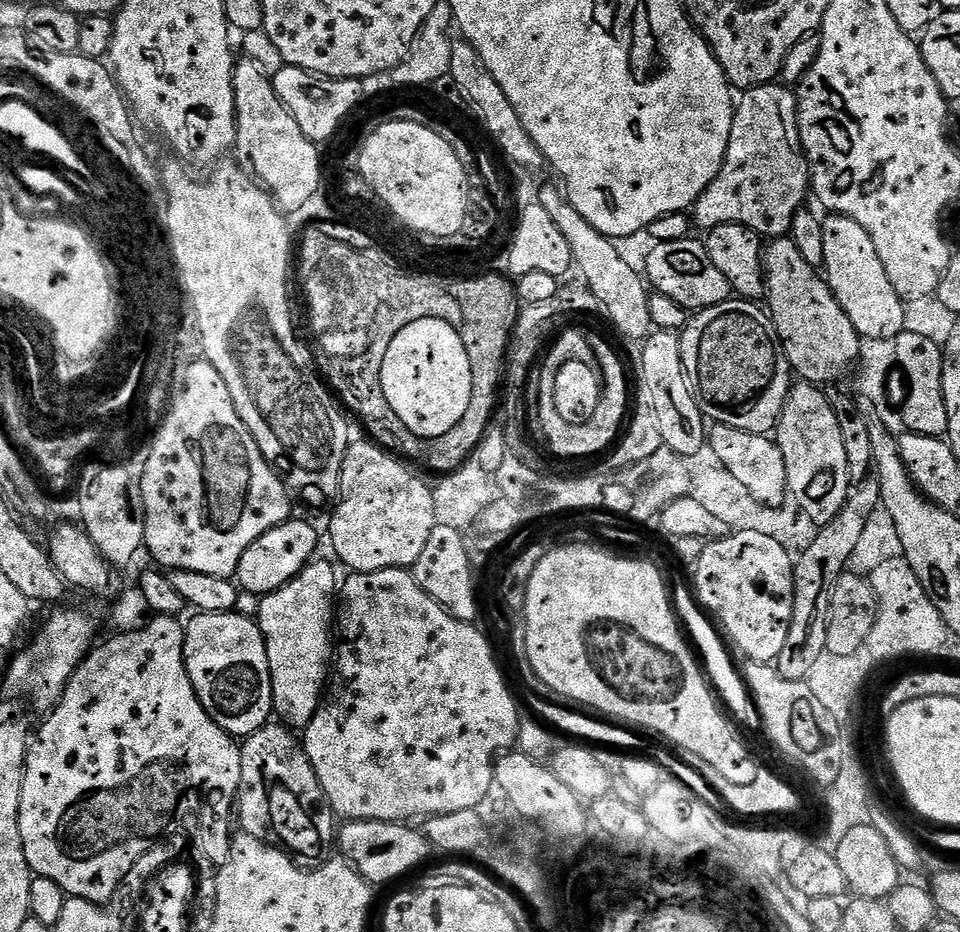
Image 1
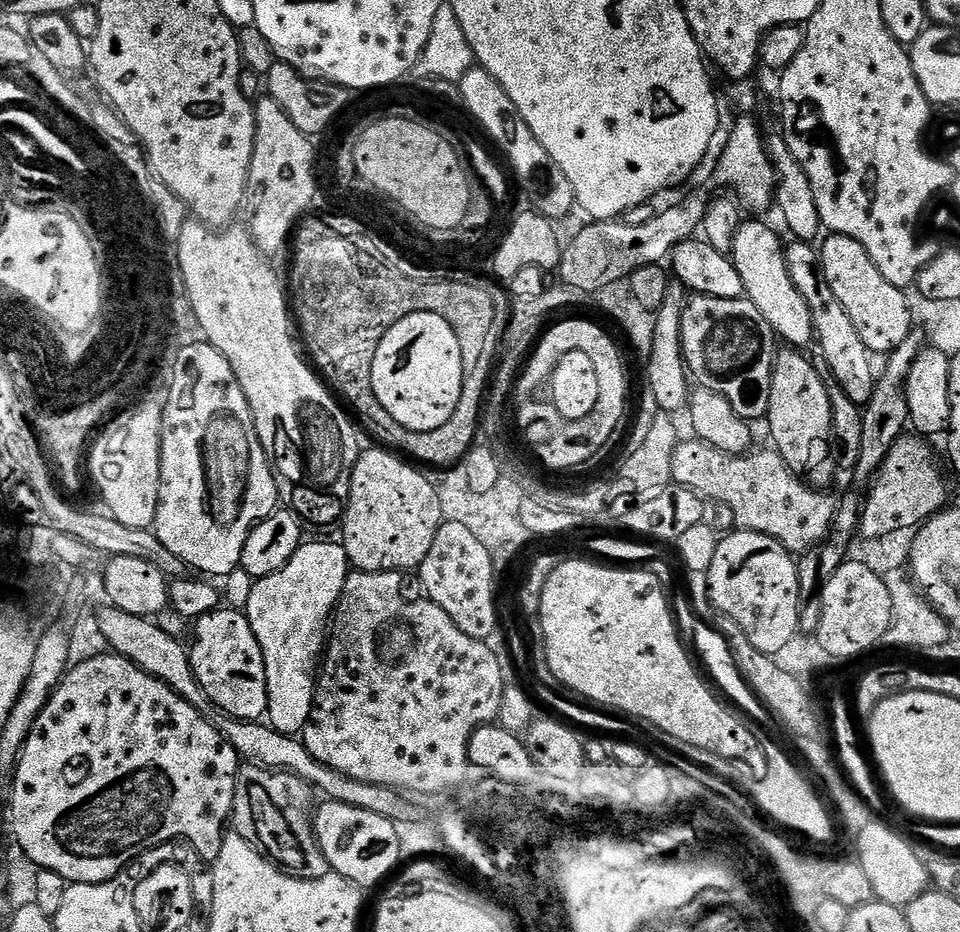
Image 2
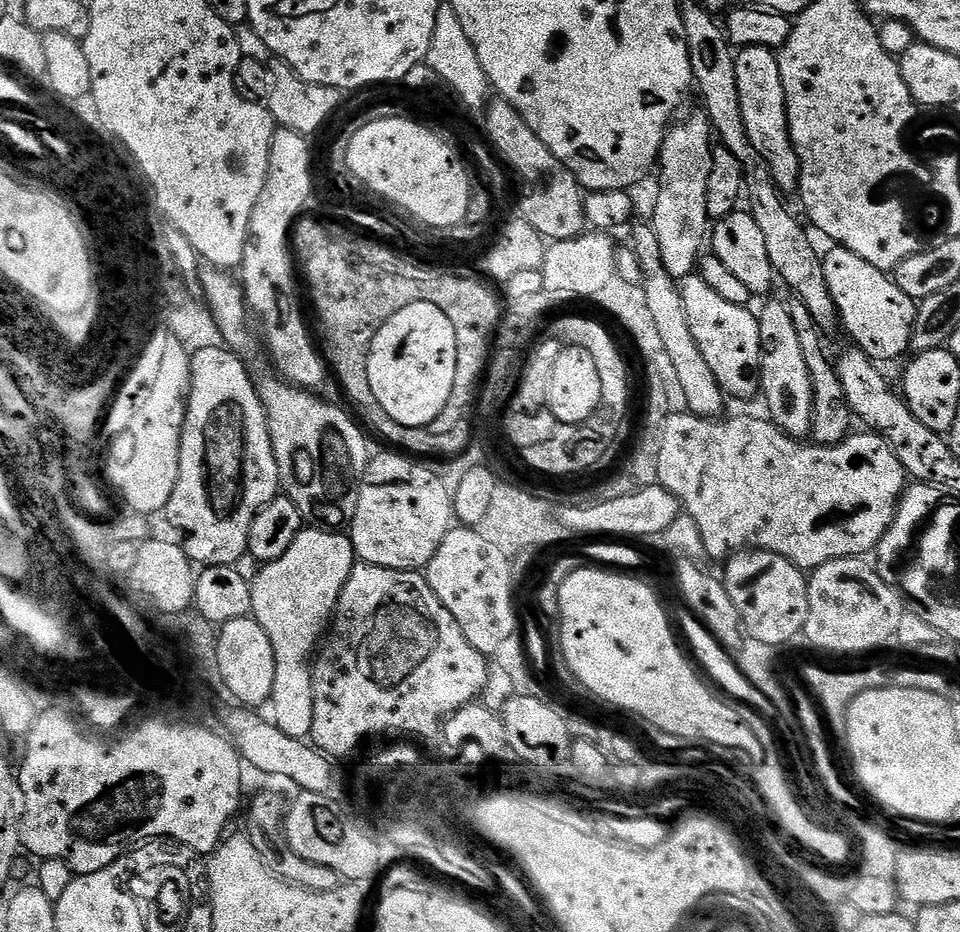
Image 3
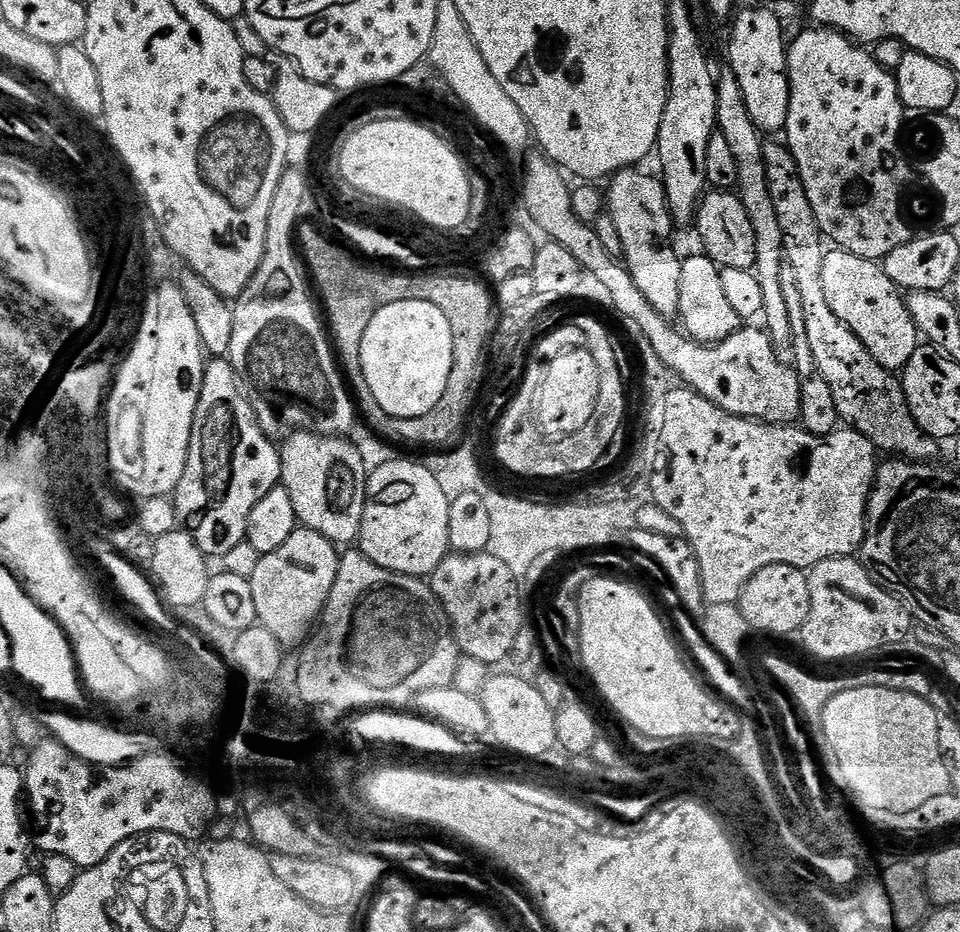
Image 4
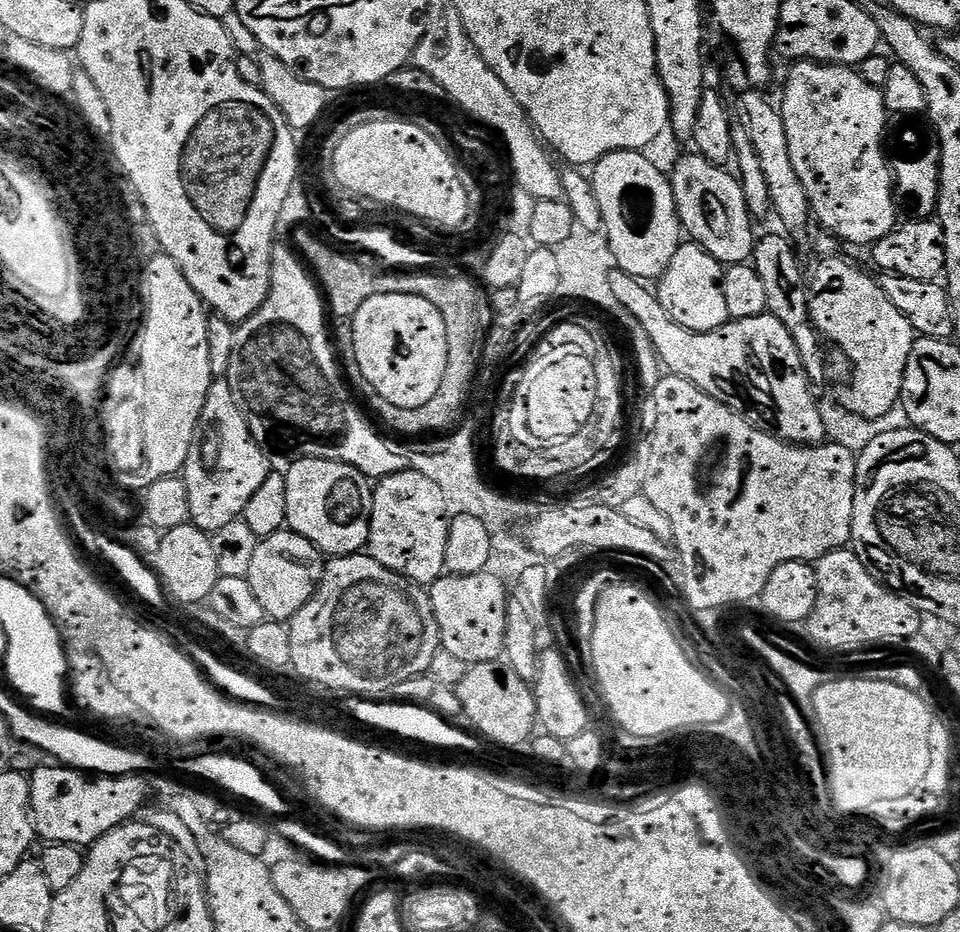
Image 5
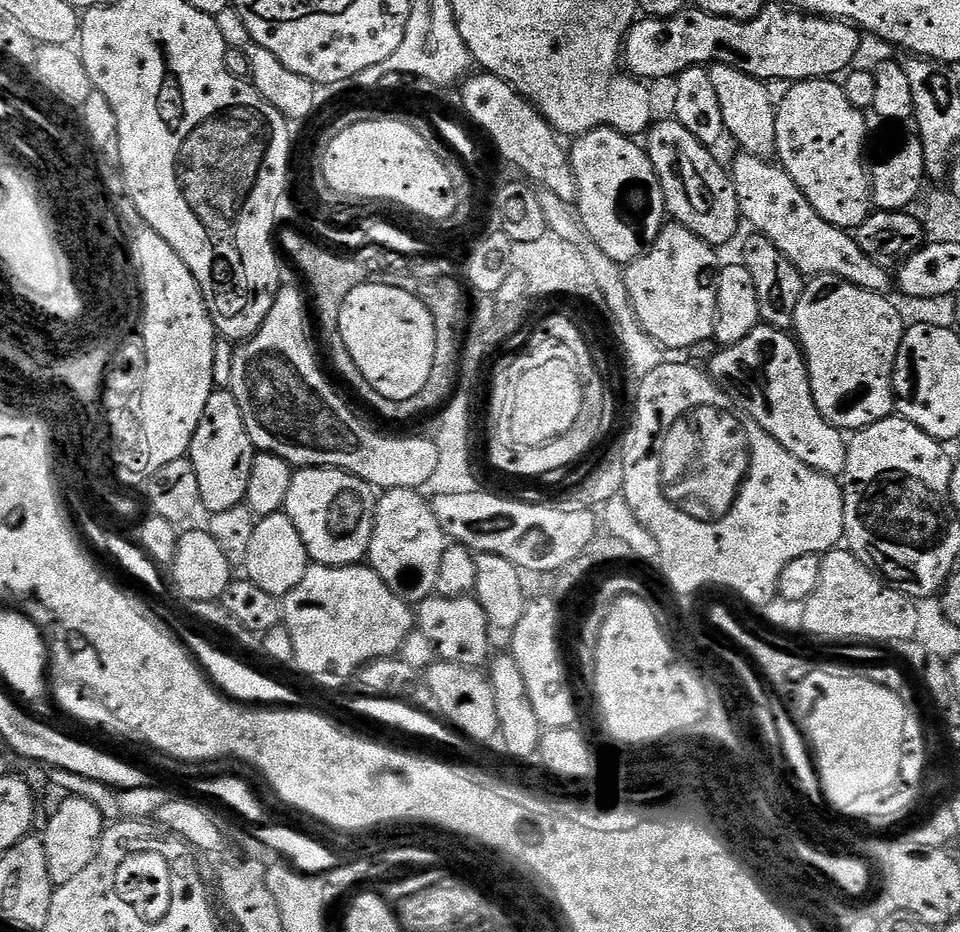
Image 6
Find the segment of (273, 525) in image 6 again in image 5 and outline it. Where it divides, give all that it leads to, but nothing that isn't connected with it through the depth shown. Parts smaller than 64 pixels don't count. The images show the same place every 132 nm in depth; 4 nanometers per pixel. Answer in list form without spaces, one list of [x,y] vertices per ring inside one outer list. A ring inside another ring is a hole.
[[[281,530],[273,536],[263,537],[254,550],[254,558],[251,559],[250,570],[247,576],[250,582],[250,590],[258,597],[265,617],[272,622],[287,622],[306,604],[316,592],[316,585],[320,583],[324,573],[325,557],[306,538],[302,538],[297,532]]]

